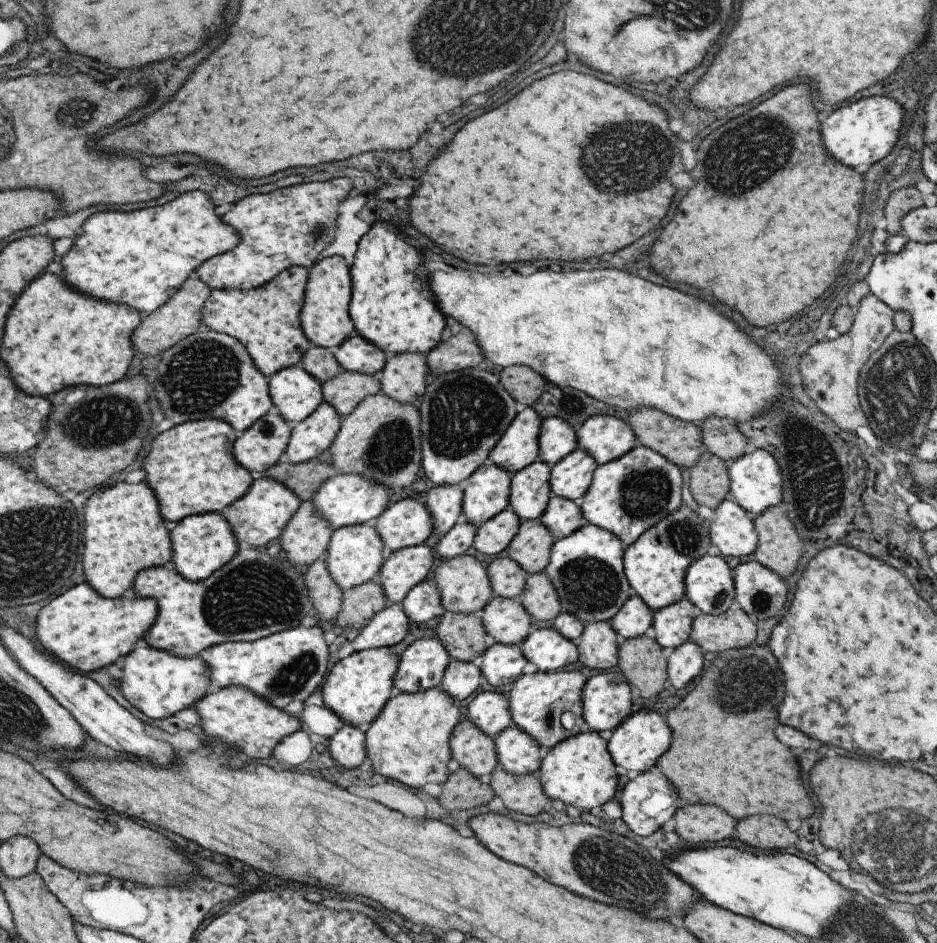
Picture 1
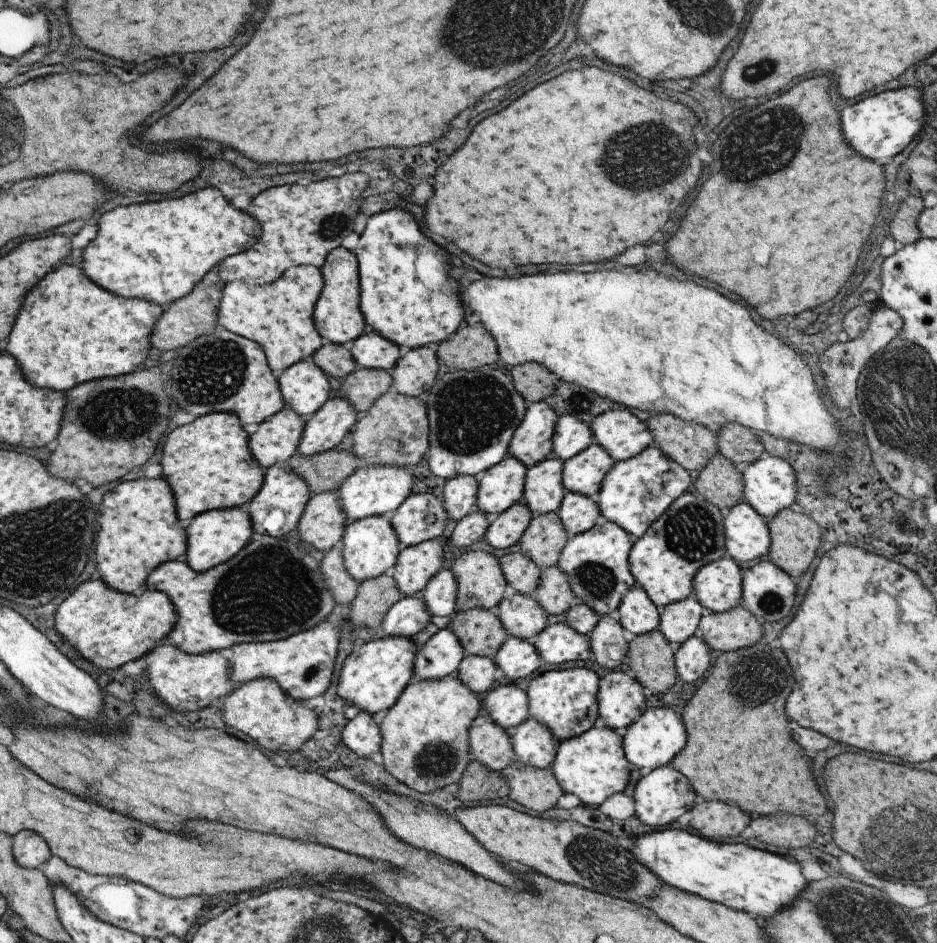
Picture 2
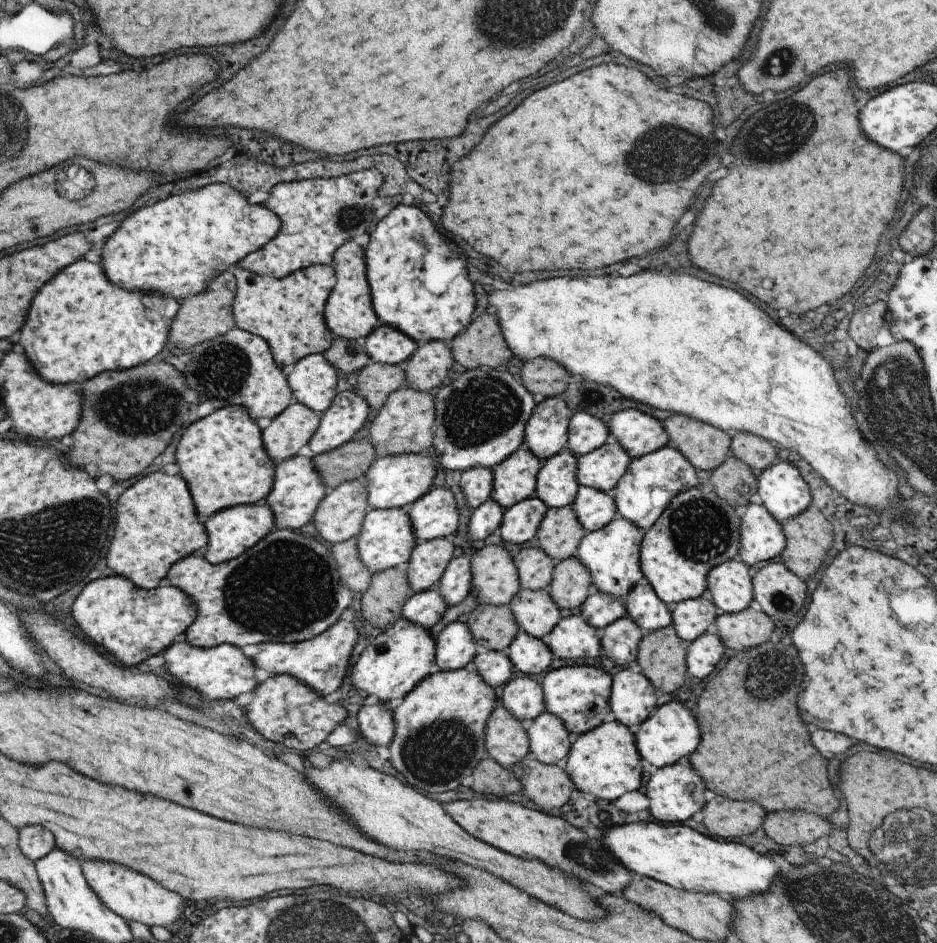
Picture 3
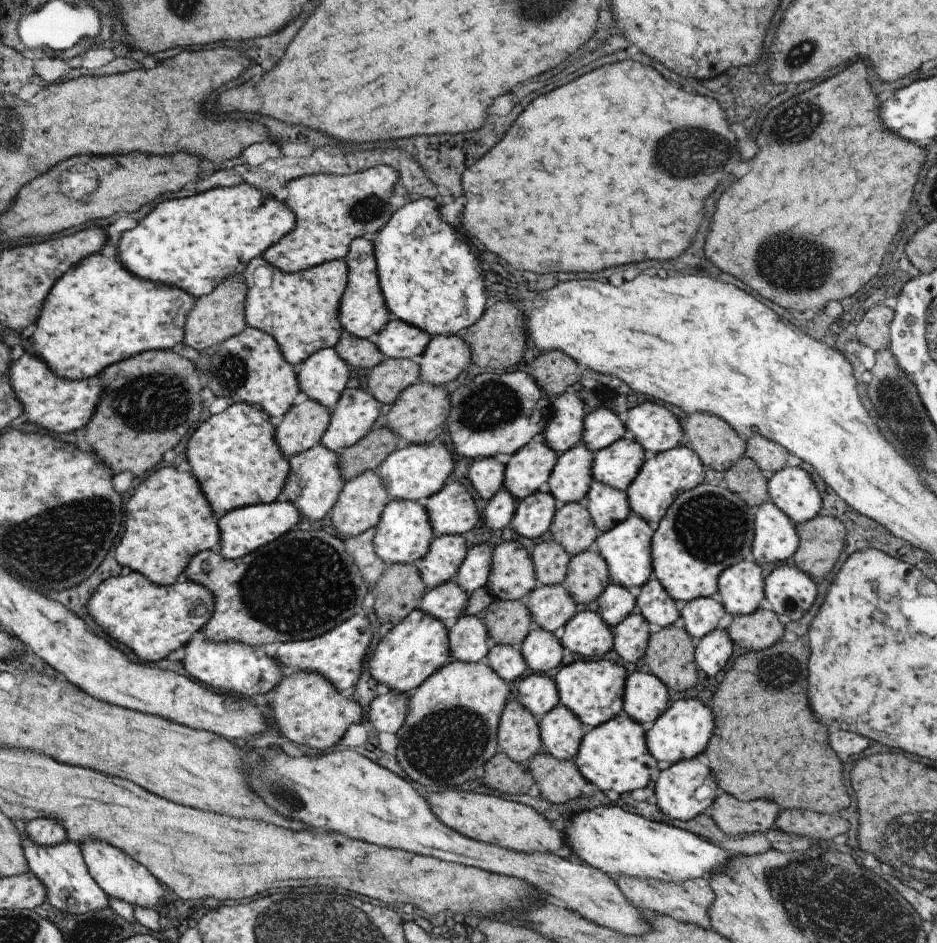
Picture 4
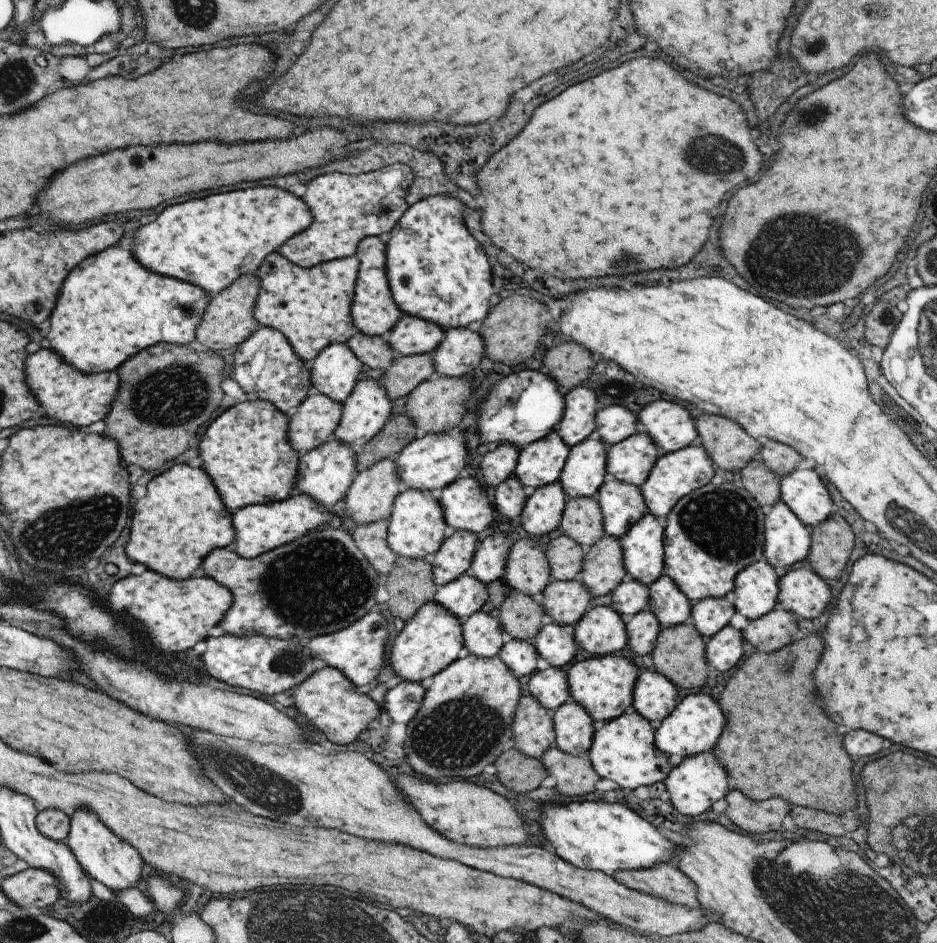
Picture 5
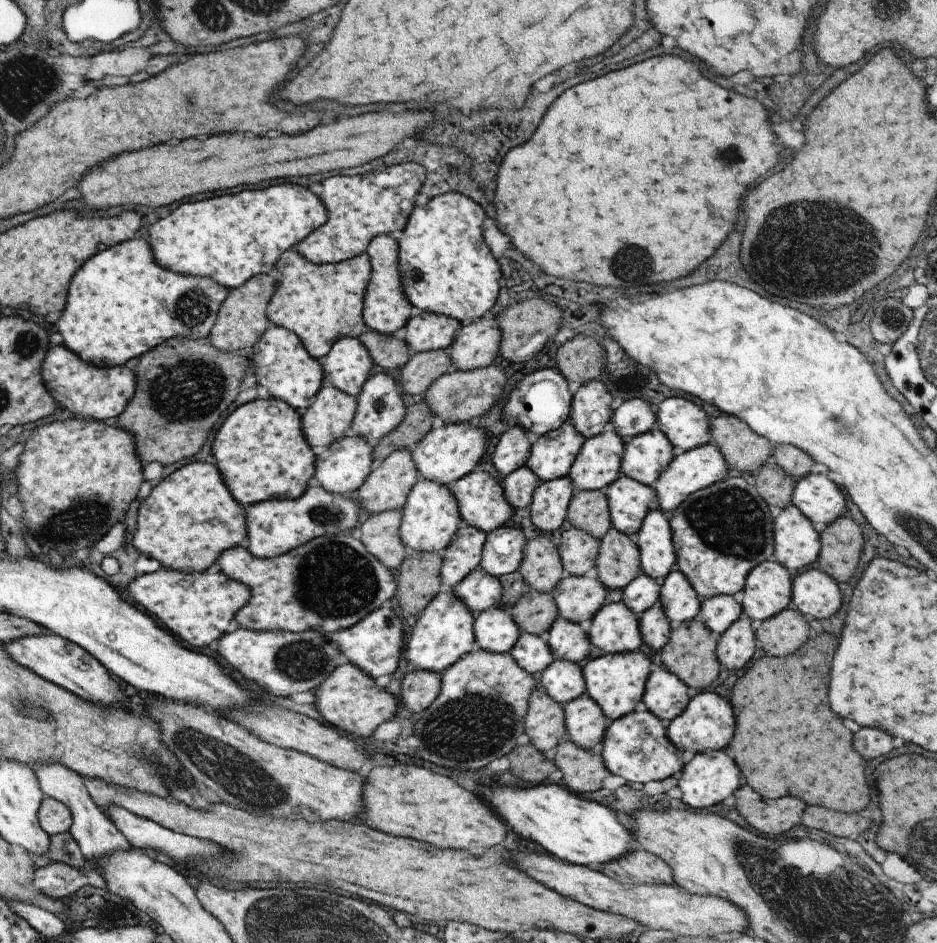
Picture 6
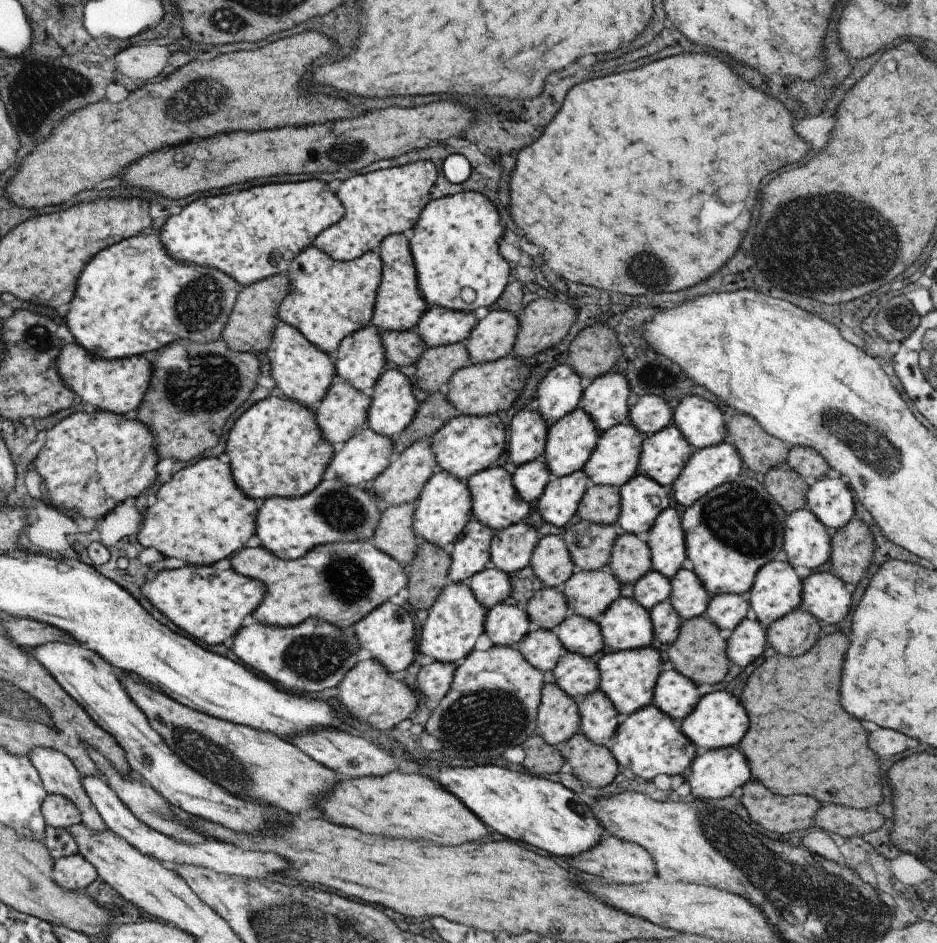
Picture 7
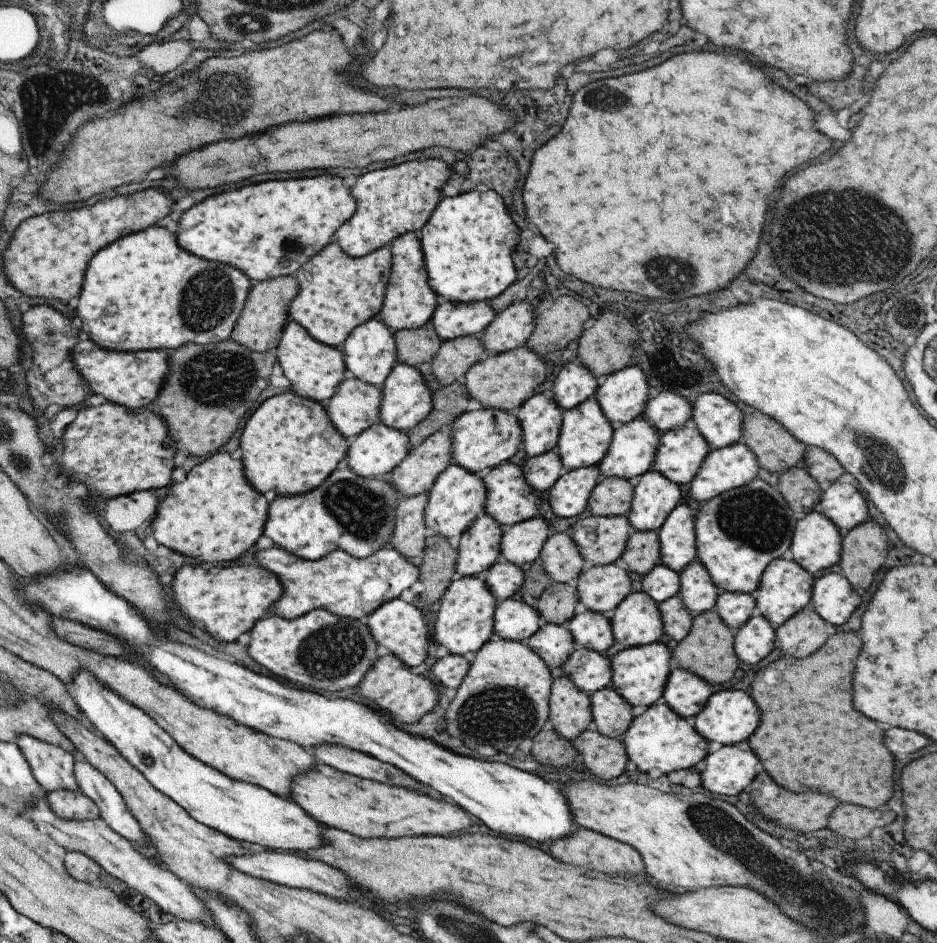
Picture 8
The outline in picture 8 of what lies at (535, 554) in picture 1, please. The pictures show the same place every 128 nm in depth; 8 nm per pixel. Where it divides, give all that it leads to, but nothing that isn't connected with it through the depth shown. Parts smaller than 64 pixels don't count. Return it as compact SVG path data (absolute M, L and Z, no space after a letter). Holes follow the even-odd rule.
M617 476L601 477L587 499L586 505L591 515L601 517L625 515L631 508L633 483L634 481L630 482Z

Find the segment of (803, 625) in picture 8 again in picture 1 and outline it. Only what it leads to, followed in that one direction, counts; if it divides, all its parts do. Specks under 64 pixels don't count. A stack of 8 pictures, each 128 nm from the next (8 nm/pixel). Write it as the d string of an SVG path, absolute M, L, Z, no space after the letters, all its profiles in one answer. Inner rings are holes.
M738 607L716 615L700 612L691 622L688 639L693 640L702 653L745 648L755 639L754 623Z

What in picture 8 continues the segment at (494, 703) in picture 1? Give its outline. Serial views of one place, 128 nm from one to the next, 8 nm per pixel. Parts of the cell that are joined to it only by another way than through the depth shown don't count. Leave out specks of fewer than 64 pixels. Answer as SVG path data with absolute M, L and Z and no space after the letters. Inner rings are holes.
M579 647L573 650L561 670L571 684L575 684L587 695L610 686L610 659L605 654L589 650L589 648Z

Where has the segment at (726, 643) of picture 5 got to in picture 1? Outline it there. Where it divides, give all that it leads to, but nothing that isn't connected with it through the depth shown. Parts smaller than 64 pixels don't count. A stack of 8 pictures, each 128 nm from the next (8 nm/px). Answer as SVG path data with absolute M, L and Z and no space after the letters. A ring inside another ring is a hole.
M687 640L676 646L666 659L667 684L671 684L675 690L686 687L705 667L703 655L693 641Z

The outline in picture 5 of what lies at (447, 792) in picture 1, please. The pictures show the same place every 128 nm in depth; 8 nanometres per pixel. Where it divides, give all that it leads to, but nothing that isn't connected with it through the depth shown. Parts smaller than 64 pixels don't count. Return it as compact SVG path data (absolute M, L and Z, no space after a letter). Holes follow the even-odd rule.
M510 747L501 751L493 766L497 780L515 794L537 788L547 776L547 770L540 759L525 756L523 752Z

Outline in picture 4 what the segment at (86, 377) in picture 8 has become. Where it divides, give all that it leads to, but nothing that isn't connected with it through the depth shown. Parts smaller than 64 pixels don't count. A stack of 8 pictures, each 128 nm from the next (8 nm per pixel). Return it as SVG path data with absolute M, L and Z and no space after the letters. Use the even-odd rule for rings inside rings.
M23 352L17 360L11 361L7 374L9 386L23 408L26 421L51 434L74 432L85 426L91 420L95 404L99 400L99 392L103 390L99 375L81 380L65 380L55 376L43 364L43 360L29 352Z

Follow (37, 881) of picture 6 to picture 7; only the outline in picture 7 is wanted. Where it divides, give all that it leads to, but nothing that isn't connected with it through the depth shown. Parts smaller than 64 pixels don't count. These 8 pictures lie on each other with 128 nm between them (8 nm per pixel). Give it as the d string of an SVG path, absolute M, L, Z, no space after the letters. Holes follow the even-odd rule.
M78 853L55 860L51 874L57 886L71 891L81 891L98 880L95 868Z

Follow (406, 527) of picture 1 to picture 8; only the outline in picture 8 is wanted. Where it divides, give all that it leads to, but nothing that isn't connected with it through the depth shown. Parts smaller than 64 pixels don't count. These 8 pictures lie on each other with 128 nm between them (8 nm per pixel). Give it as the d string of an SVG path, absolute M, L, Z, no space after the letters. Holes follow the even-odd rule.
M504 462L494 466L483 478L485 488L485 514L489 514L500 526L511 526L530 518L537 517L537 510L544 495L535 492L523 478L521 467L512 462Z

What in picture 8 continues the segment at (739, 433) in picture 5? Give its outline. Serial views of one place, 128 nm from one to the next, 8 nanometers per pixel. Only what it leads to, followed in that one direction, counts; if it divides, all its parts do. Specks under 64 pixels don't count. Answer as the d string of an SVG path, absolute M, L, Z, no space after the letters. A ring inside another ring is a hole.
M759 412L744 415L741 434L741 442L753 452L759 468L767 472L780 473L800 465L807 447L781 424Z

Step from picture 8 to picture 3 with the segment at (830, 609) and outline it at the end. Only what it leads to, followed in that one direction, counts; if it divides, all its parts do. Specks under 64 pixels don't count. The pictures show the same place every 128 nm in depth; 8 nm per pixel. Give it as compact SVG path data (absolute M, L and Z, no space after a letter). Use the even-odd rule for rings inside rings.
M769 562L751 577L753 600L771 620L789 620L805 598L805 582L779 562Z

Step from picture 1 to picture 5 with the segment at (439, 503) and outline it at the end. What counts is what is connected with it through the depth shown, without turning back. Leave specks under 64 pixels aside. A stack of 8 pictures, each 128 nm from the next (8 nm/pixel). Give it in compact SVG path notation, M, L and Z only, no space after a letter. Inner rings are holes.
M499 444L490 447L484 455L481 455L480 468L483 475L483 484L485 487L497 486L513 475L515 462L519 456L519 449L513 444Z

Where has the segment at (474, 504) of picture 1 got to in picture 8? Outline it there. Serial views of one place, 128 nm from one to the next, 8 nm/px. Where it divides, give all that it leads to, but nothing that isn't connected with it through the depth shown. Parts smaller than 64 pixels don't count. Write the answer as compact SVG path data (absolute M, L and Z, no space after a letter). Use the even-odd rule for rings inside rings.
M592 397L585 399L581 404L573 408L565 409L561 416L561 428L555 450L563 468L567 471L581 467L596 466L607 452L607 446L611 442L614 427L611 422L601 414L599 404Z

